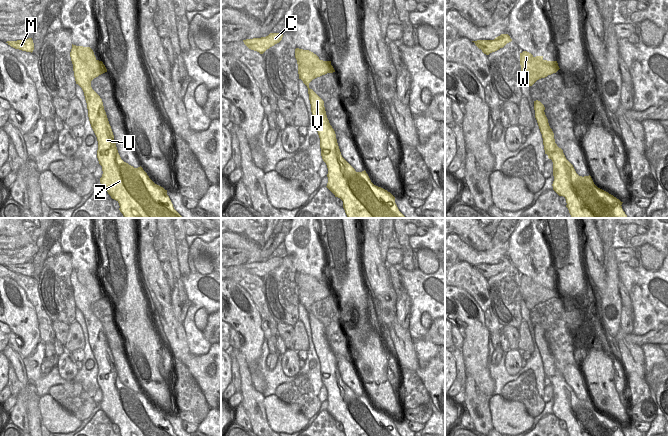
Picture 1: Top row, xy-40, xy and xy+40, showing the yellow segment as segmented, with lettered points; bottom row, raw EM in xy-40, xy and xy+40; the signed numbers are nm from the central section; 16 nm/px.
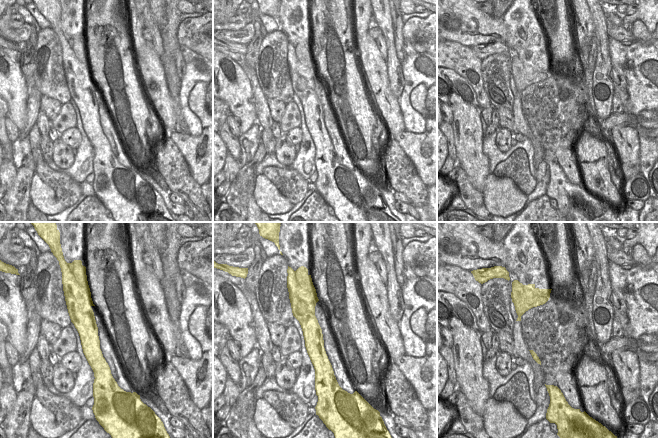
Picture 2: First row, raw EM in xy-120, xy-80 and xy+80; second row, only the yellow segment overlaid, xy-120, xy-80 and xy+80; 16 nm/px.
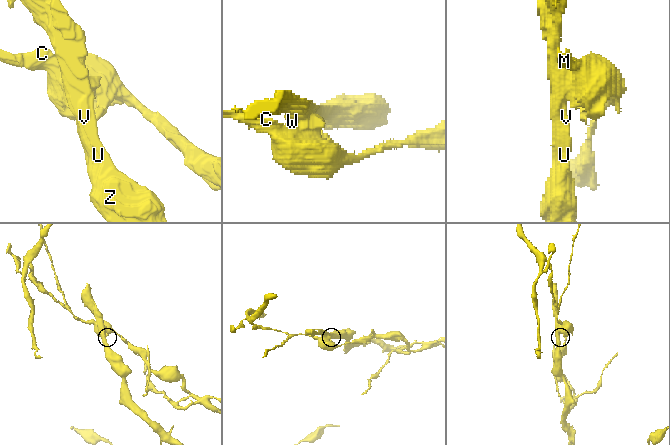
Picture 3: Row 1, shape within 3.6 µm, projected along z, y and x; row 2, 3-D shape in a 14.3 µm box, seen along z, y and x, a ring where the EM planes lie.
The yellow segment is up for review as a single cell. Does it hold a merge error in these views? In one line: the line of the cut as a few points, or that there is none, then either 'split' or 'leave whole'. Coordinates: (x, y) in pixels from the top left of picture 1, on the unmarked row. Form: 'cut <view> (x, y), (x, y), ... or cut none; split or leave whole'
cut xy+40 (534, 281), (547, 288), (557, 289); split

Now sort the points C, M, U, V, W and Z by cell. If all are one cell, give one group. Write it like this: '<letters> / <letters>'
C M / U V W Z

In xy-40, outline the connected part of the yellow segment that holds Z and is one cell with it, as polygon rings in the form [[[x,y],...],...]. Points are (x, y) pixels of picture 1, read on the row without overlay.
[[[73,268],[70,281],[73,288],[75,305],[84,316],[89,345],[98,365],[97,382],[103,395],[100,402],[101,410],[108,416],[112,423],[119,427],[120,436],[177,436],[167,419],[167,414],[155,408],[141,390],[134,392],[124,386],[118,377],[102,323],[91,311],[91,305],[94,302],[107,296],[103,286],[96,283],[90,271]]]

